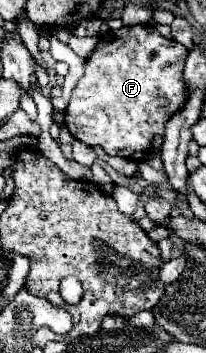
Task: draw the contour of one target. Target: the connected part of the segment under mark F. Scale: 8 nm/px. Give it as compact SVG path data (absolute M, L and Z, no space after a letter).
M123 26L121 30L111 30L99 38L97 48L85 62L85 74L71 92L69 106L65 110L65 126L73 138L95 146L99 144L109 156L121 156L129 160L147 160L151 154L151 136L163 134L165 122L175 114L185 102L183 84L183 64L185 46L161 36L153 26Z

